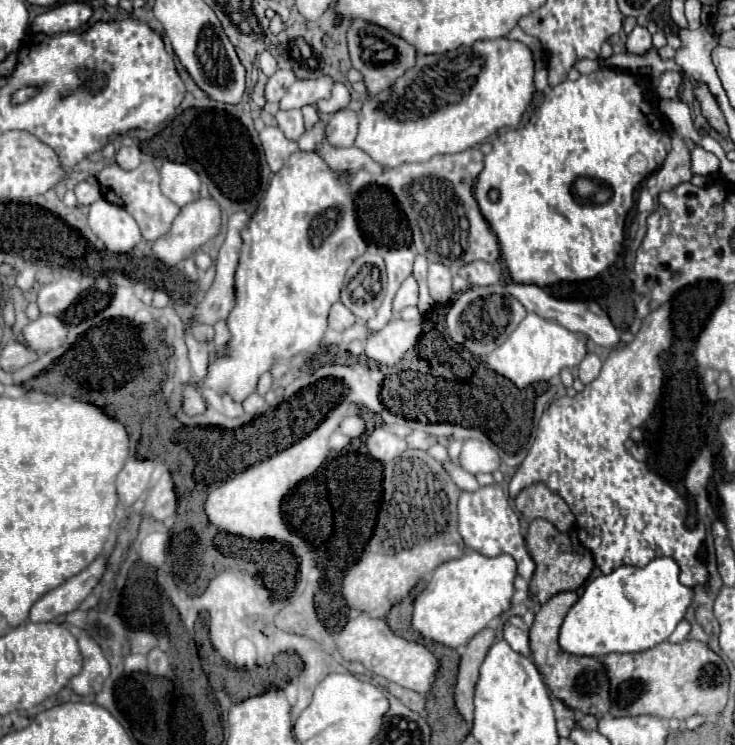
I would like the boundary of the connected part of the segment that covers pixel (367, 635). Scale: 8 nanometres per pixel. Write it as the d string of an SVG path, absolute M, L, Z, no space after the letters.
M359 614L349 620L343 630L335 636L335 646L343 660L361 662L369 672L383 676L389 682L395 682L403 688L409 688L419 694L427 694L437 672L437 658L423 646L415 642L407 642L391 632L391 628L383 620L369 618L367 614Z

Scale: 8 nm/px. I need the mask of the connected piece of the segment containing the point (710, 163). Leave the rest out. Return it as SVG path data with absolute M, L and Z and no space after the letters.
M695 146L691 150L691 170L693 174L701 174L701 176L713 174L719 170L719 160L715 154L703 150L701 146Z

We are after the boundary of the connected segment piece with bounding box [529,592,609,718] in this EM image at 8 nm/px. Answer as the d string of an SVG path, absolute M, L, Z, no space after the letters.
M561 592L547 600L539 612L535 614L535 622L529 630L529 646L531 646L531 658L537 664L539 672L545 678L545 684L549 686L553 698L557 698L561 704L565 704L569 710L603 716L609 712L609 680L605 674L605 668L599 660L589 656L571 656L565 654L559 644L559 628L563 622L563 616L571 610L571 606L577 602L575 592Z

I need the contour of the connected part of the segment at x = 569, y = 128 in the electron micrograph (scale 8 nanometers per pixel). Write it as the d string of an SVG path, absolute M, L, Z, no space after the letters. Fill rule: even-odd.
M601 68L601 70L597 70L597 72L589 74L589 76L581 76L575 82L573 80L565 80L565 82L557 84L551 92L545 94L545 100L539 106L539 114L535 112L525 126L499 134L491 142L491 146L493 146L491 152L483 160L483 170L477 176L477 184L473 186L473 194L477 198L481 214L489 222L493 234L497 236L497 242L499 242L499 248L501 248L501 256L503 256L503 260L507 264L511 280L517 282L517 284L551 286L555 282L591 280L591 278L601 274L605 268L609 268L617 260L617 256L621 252L621 244L623 244L623 216L633 206L633 190L639 186L639 182L647 174L651 174L653 170L657 170L663 164L667 152L671 150L671 132L663 124L659 114L653 112L653 102L643 96L643 88L641 88L641 78L639 76L633 76L629 72L615 70L615 68ZM489 190L497 190L499 192L499 200L497 202L489 200Z

